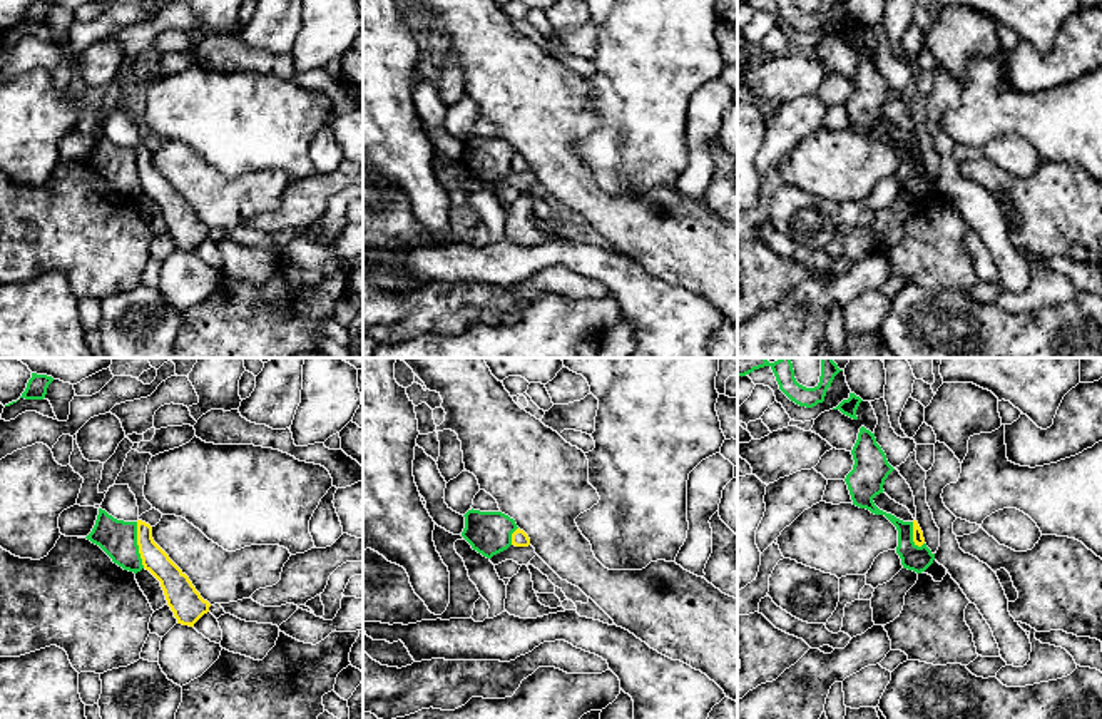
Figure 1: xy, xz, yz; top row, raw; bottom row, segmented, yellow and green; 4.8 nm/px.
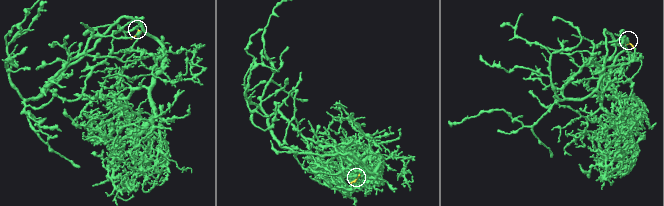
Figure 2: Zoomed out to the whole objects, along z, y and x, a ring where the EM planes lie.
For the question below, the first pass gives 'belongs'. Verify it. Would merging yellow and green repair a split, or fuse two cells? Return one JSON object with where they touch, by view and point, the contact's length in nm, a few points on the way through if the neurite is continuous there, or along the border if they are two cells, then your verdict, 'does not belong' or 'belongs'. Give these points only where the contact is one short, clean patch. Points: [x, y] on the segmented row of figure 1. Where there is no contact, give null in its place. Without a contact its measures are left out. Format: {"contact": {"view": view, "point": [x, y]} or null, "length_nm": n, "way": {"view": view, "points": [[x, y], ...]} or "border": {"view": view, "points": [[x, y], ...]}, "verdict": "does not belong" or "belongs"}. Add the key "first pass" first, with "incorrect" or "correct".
{"first pass": "incorrect", "contact": {"view": "xy", "point": [137, 544]}, "length_nm": 220, "border": {"view": "xy", "points": [[136, 522], [136, 544], [144, 567]]}, "verdict": "does not belong"}

